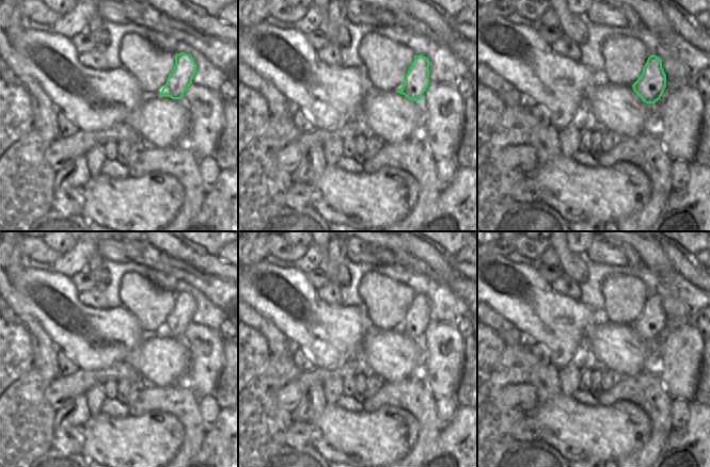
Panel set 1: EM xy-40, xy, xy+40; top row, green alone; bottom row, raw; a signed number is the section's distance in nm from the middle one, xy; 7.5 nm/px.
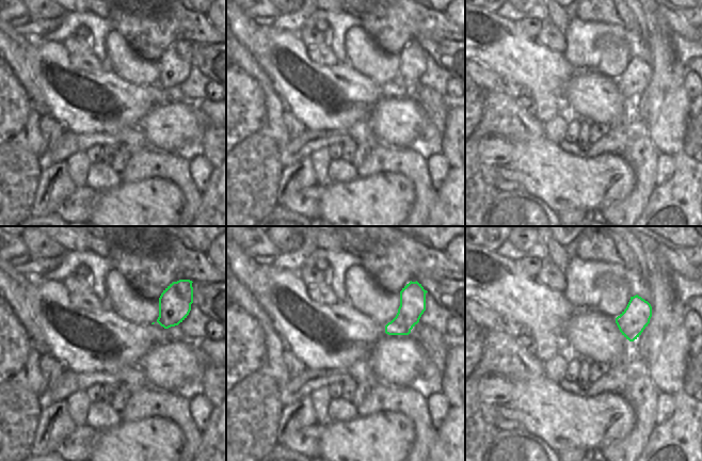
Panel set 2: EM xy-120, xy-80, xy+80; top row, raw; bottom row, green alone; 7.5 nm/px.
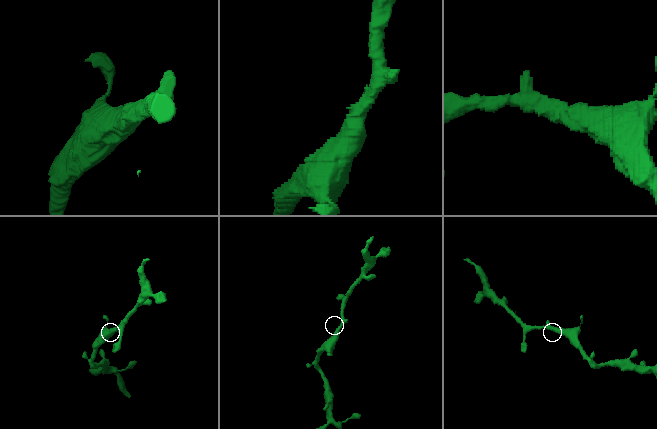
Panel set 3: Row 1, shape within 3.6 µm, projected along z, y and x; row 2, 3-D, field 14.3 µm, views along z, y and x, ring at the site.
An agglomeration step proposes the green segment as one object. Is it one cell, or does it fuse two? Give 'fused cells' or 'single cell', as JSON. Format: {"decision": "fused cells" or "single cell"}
{"decision": "single cell"}

